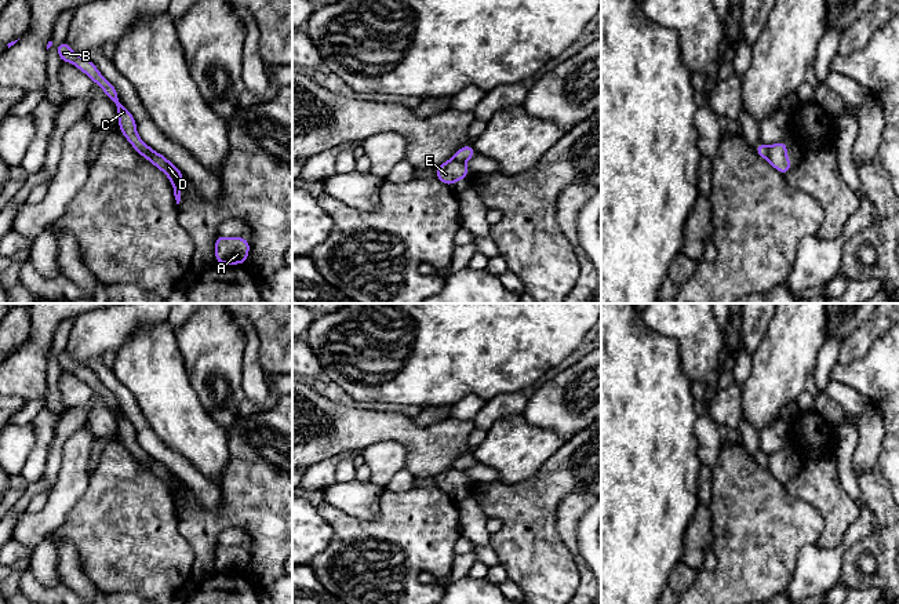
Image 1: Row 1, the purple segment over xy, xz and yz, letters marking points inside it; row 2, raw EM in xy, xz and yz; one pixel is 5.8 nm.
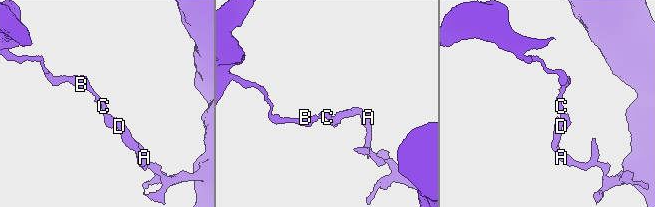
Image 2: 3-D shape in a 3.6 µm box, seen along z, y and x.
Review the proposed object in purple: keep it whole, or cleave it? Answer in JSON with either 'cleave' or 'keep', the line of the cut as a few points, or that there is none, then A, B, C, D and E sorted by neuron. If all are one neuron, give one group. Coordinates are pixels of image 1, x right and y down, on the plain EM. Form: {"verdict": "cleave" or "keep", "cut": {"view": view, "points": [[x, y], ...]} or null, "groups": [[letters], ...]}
{"verdict": "cleave", "cut": {"view": "yz", "points": [[765, 455], [768, 468]]}, "groups": [["A", "D"], ["B", "C", "E"]]}

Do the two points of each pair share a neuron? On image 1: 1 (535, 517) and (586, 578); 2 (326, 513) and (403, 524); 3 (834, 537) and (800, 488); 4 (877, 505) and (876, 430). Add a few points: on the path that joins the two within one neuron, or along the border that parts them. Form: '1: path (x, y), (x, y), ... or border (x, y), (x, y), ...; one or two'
1: border (572, 557), (578, 571), (578, 589); two
2: path (345, 527), (348, 530), (384, 530); one
3: path (834, 523), (834, 515), (814, 494); one
4: border (876, 468), (858, 475); two

